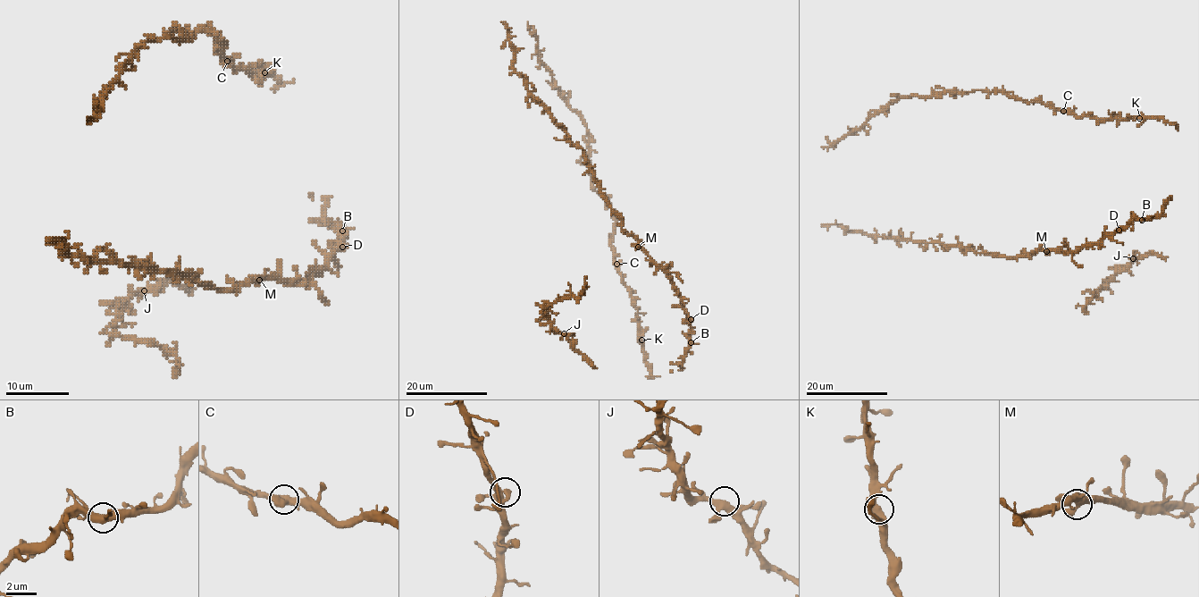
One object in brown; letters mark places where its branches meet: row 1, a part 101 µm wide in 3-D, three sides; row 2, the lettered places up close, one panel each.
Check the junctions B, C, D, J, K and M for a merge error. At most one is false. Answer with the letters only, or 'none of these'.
none of these

